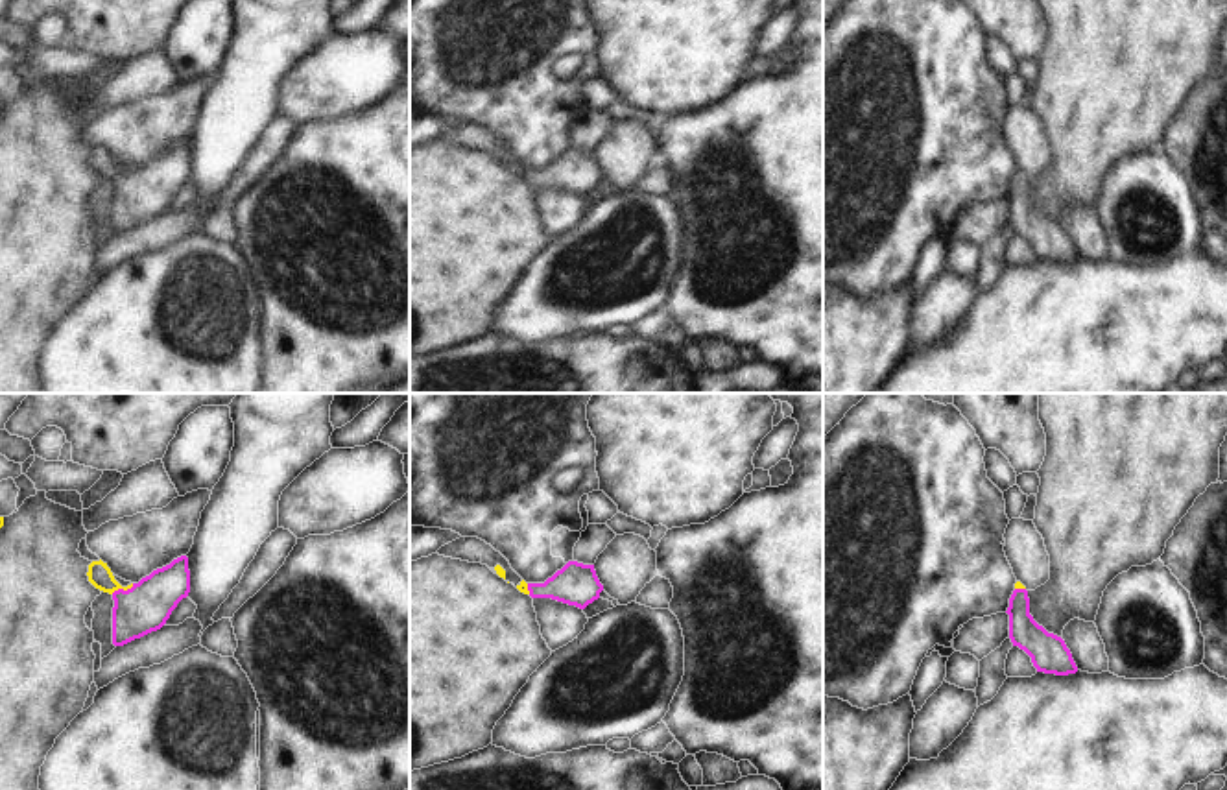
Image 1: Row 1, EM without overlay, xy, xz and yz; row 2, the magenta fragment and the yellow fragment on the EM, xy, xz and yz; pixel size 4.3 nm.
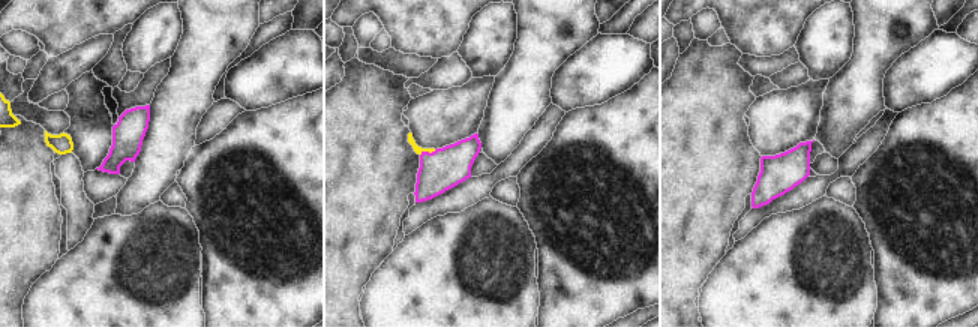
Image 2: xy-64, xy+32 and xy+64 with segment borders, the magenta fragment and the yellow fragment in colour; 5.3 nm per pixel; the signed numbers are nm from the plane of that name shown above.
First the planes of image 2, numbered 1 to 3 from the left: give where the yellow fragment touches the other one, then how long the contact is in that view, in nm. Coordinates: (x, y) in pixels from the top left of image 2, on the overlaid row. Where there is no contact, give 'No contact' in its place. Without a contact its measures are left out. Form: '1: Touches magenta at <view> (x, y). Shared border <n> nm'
1: No contact
2: Touches magenta at xy+32 (428, 152). Shared border 90 nm
3: No contact

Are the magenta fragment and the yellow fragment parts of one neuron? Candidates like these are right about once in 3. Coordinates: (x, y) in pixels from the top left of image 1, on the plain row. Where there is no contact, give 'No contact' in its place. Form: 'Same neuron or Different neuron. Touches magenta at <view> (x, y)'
Same neuron. Touches magenta at xy (122, 176)

